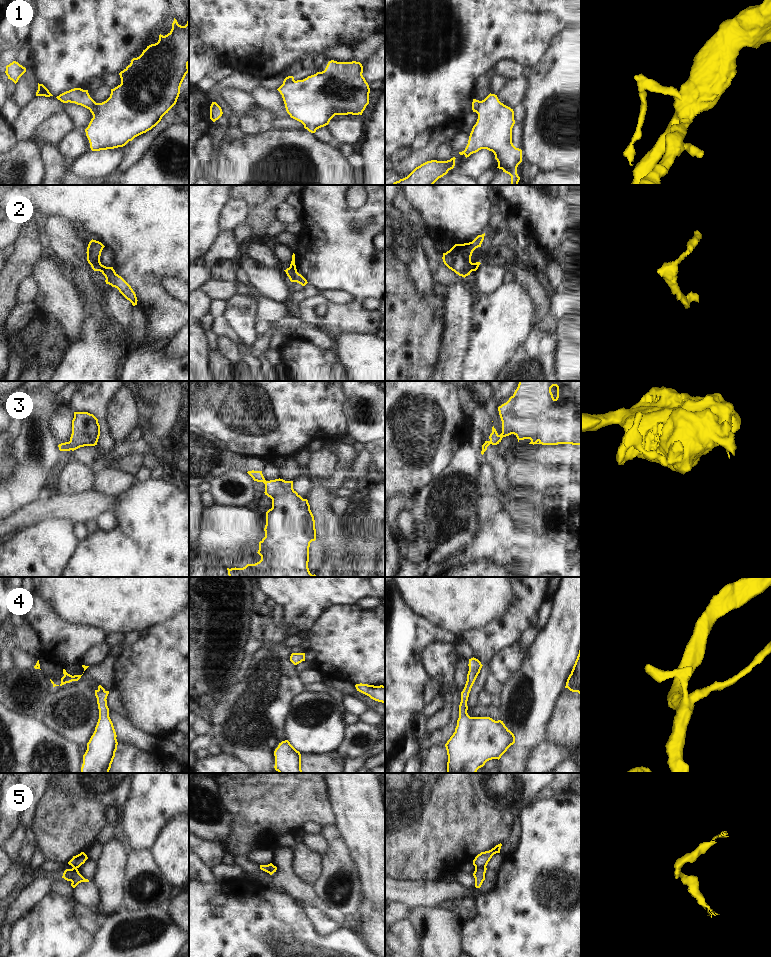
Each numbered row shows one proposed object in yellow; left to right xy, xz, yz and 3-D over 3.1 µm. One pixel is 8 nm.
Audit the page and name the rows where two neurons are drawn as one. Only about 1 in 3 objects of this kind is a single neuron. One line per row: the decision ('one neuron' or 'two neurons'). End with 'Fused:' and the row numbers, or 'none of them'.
1: two neurons
2: one neuron
3: one neuron
4: one neuron
5: two neurons
Fused: 1, 5

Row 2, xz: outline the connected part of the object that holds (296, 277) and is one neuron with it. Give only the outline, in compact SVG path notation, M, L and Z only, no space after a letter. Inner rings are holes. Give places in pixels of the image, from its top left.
M294 253L292 255L292 261L291 261L290 267L284 271L286 272L291 282L297 282L302 286L305 286L308 283L307 280L297 272Z

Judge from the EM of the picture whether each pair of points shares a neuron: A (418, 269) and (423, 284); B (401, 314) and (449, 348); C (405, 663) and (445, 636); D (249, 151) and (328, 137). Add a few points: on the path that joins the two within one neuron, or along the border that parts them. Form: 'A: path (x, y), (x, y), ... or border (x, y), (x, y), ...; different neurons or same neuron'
A: path (420, 273), (423, 280); same neuron
B: border (446, 320), (441, 351), (436, 366); different neurons
C: path (410, 652), (426, 636), (434, 636); same neuron
D: border (313, 133), (321, 141), (335, 144); different neurons

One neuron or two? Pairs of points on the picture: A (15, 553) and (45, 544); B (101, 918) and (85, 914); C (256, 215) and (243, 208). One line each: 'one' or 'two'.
A: one
B: one
C: two

